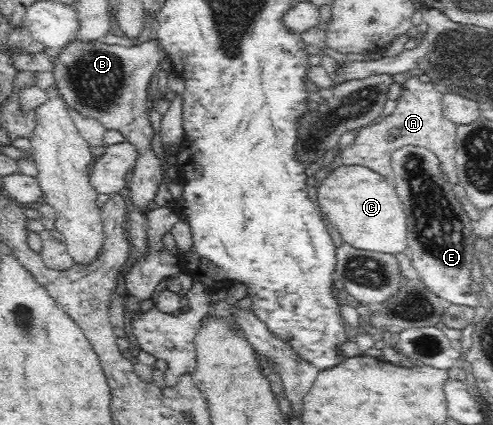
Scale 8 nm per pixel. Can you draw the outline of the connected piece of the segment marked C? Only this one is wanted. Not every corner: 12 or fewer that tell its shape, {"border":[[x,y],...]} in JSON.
{"border":[[336,164],[319,212],[354,248],[404,253],[391,180]]}

